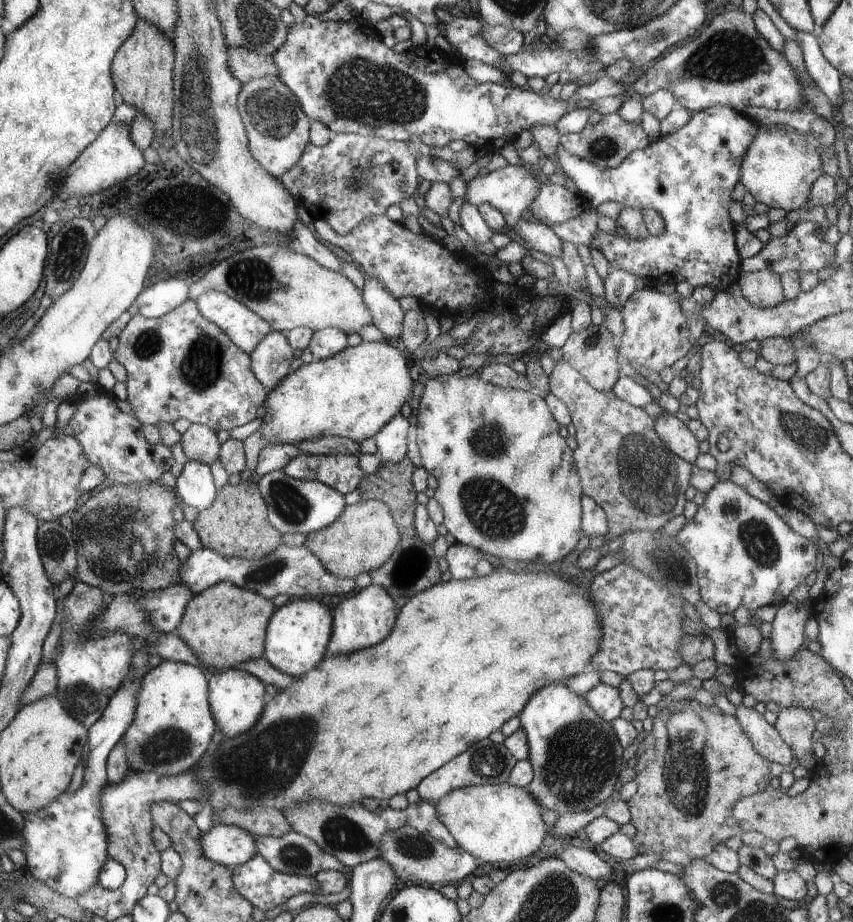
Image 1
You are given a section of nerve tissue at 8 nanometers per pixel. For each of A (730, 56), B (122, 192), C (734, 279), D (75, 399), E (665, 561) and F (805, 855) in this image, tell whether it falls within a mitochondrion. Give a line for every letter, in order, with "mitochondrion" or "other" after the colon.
A: mitochondrion
B: other
C: other
D: other
E: mitochondrion
F: other

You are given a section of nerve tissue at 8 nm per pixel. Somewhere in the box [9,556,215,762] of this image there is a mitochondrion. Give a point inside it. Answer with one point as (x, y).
(83, 698)

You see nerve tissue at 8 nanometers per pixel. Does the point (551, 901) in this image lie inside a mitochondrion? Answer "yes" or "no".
yes

